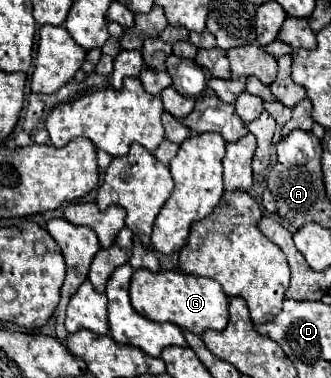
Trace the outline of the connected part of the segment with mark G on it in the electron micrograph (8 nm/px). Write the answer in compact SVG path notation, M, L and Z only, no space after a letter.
M136 269L130 283L130 301L142 317L152 321L168 321L196 335L202 335L208 329L222 331L228 325L228 297L220 283L196 275L176 271L152 273L146 269Z

